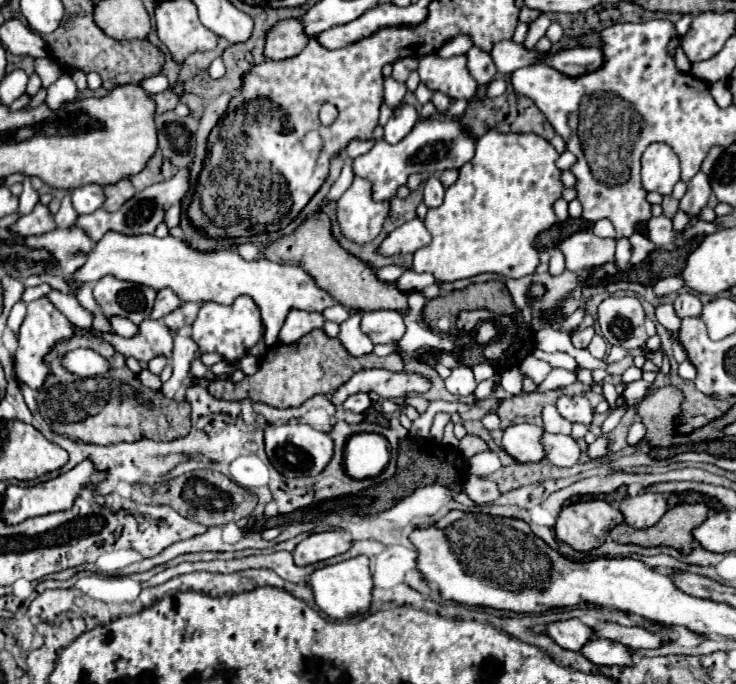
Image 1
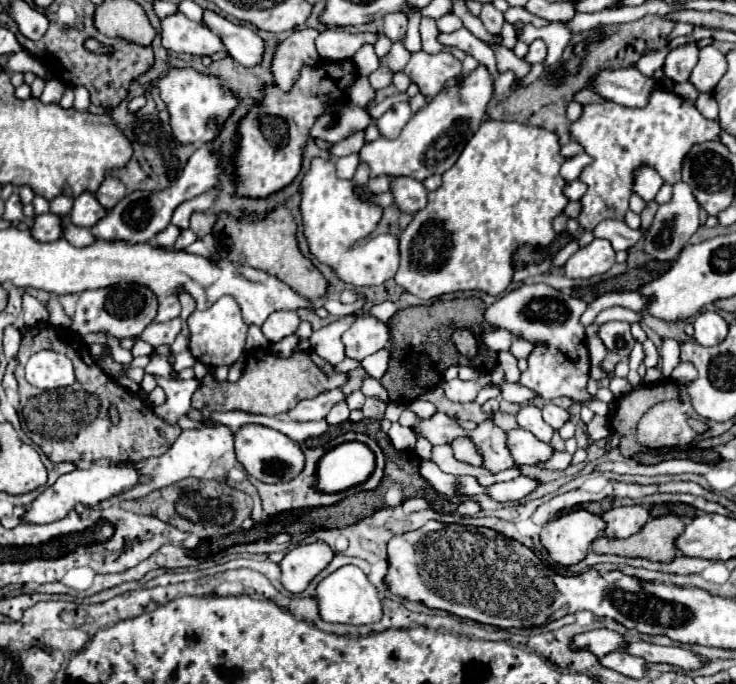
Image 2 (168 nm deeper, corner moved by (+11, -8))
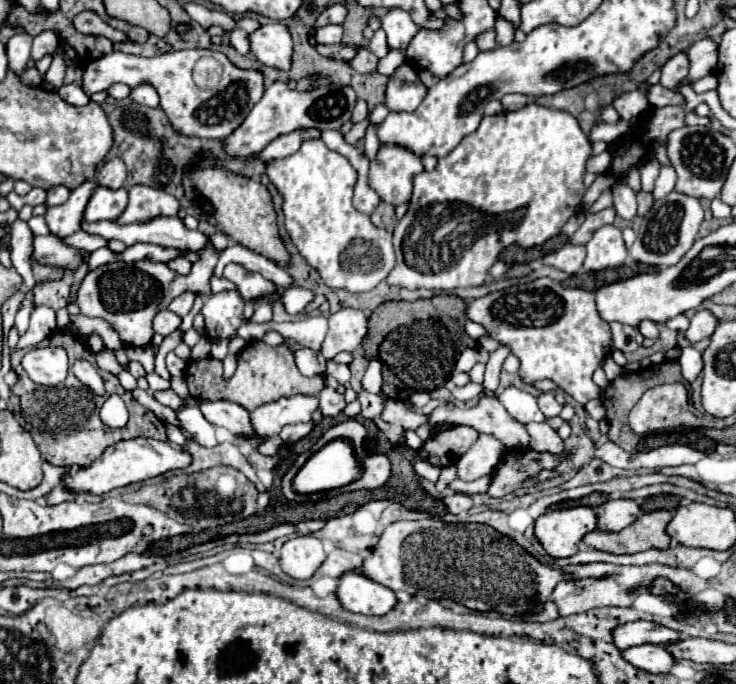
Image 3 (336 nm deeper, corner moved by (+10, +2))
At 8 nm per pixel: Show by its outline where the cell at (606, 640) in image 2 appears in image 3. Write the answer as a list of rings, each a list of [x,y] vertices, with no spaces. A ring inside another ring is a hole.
[[[636,620],[618,626],[614,630],[614,642],[620,650],[640,646],[640,644],[660,644],[660,646],[670,646],[680,640],[680,632],[664,628],[656,622],[648,620]]]

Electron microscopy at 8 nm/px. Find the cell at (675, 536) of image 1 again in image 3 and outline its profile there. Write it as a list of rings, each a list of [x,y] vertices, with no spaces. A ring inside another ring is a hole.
[[[656,510],[650,514],[642,514],[636,522],[614,534],[592,530],[582,538],[582,542],[590,548],[612,554],[634,554],[650,548],[664,550],[670,546],[670,536],[666,534],[670,518],[672,518],[670,512]]]

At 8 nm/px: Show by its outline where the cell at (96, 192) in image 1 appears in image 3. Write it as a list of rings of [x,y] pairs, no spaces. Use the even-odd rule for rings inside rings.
[[[98,186],[86,206],[84,220],[86,222],[118,220],[118,216],[126,210],[126,204],[128,204],[128,190],[126,188],[110,190],[110,188]]]

